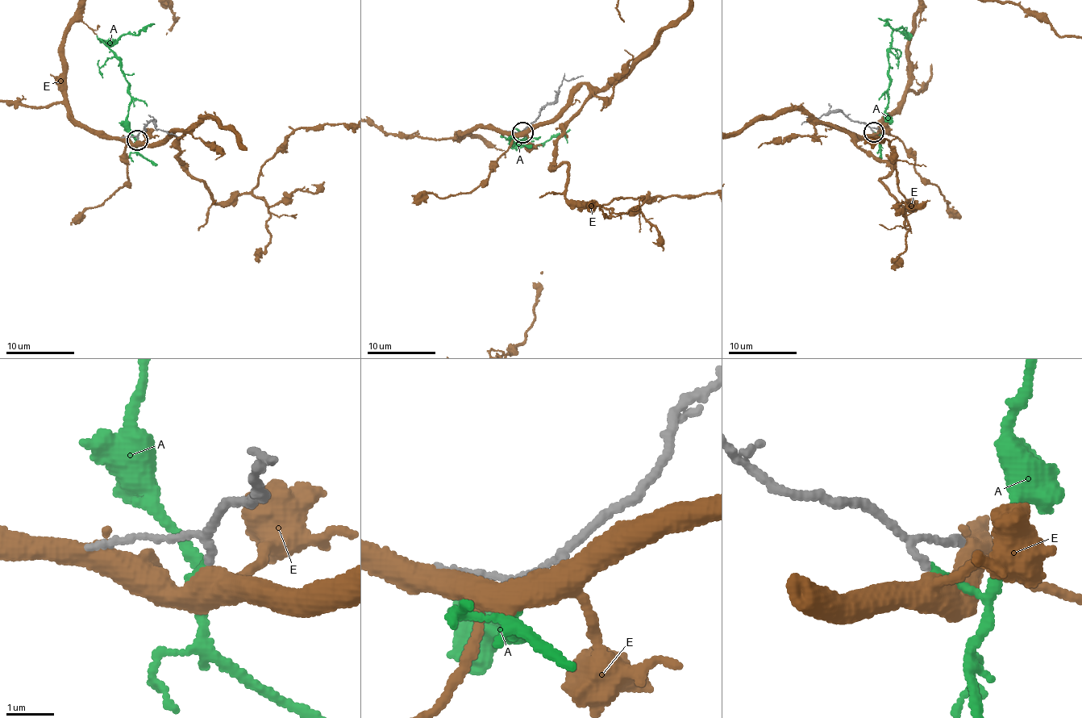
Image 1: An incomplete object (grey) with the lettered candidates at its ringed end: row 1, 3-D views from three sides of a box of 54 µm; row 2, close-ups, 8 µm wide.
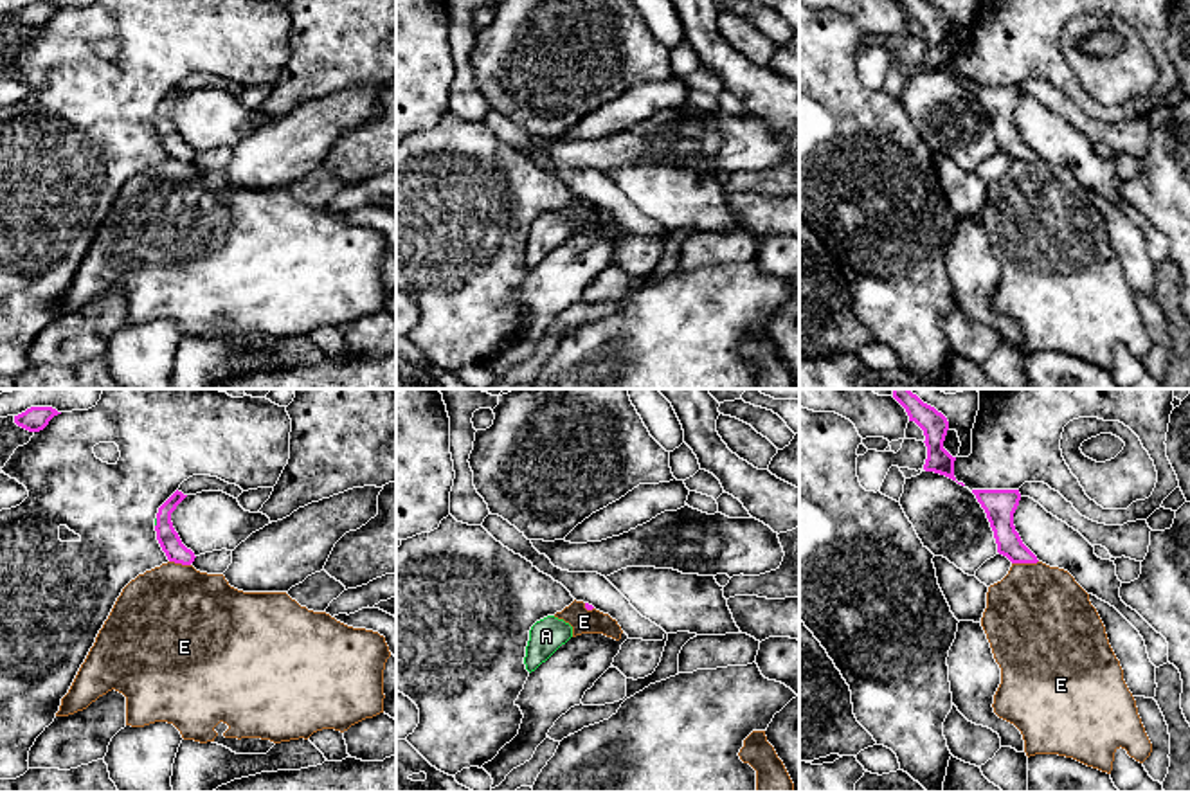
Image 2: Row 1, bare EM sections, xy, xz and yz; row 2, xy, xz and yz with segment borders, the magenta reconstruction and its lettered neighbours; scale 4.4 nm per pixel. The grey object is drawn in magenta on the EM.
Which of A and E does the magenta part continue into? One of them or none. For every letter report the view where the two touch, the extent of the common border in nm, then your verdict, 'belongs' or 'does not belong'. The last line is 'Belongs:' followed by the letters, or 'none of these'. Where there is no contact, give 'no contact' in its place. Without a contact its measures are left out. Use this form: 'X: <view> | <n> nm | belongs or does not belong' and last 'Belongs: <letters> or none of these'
A: xy | 40 nm | belongs
E: yz | 120 nm | does not belong
Belongs: A

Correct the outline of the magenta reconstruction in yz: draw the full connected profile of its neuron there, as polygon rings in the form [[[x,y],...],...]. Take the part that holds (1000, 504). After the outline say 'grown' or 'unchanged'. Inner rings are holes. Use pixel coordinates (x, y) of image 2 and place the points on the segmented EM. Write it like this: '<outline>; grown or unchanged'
[[[972,490],[987,513],[997,553],[1012,563],[1037,563],[1037,556],[1023,544],[1014,526],[1014,513],[1019,506],[1019,490]]]; unchanged

